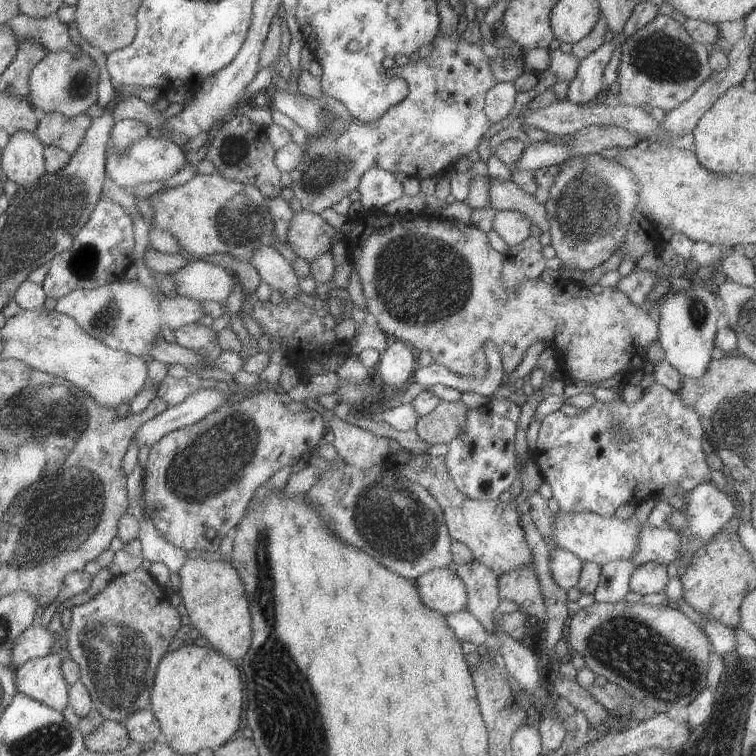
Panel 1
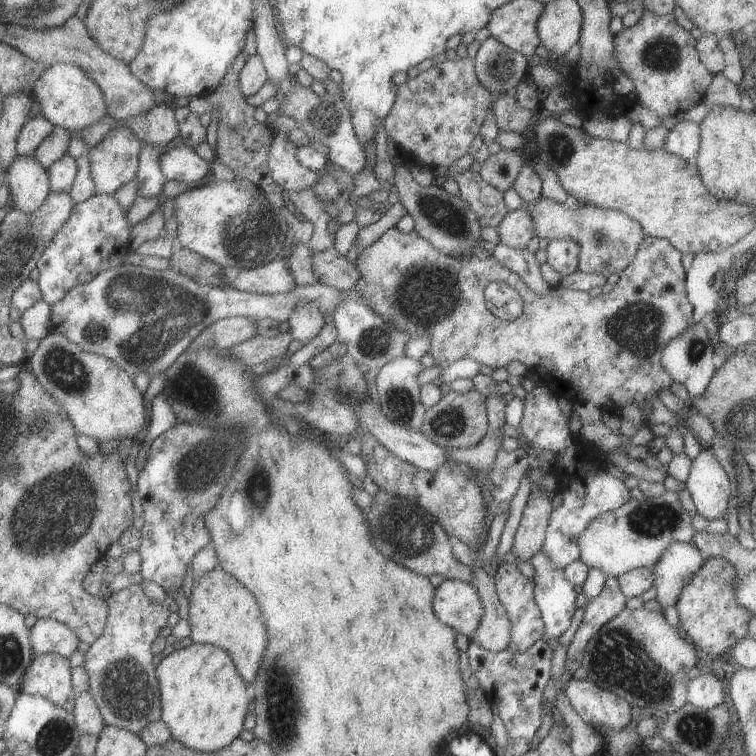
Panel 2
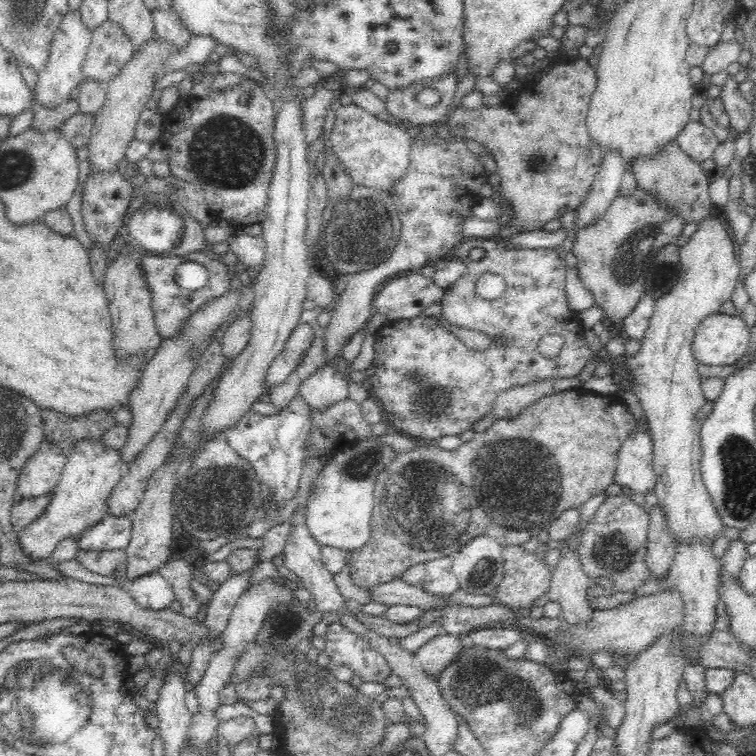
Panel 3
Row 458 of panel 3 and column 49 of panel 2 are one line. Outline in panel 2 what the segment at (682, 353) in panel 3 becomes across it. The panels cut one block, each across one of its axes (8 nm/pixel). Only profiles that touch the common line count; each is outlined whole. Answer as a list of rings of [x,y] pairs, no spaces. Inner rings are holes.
[[[41,653],[34,655],[29,666],[24,670],[23,676],[20,678],[18,692],[28,695],[39,695],[53,704],[62,707],[67,700],[75,697],[73,694],[72,682],[70,679],[69,659],[59,656],[55,653]]]

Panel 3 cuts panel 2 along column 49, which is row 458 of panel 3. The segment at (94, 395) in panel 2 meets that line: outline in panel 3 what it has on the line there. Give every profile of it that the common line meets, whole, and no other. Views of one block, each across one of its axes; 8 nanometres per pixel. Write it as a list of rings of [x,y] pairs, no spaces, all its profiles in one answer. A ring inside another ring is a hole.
[[[376,436],[340,449],[314,477],[306,500],[305,523],[320,546],[334,546],[347,553],[366,546],[371,538],[375,480],[399,452]]]

